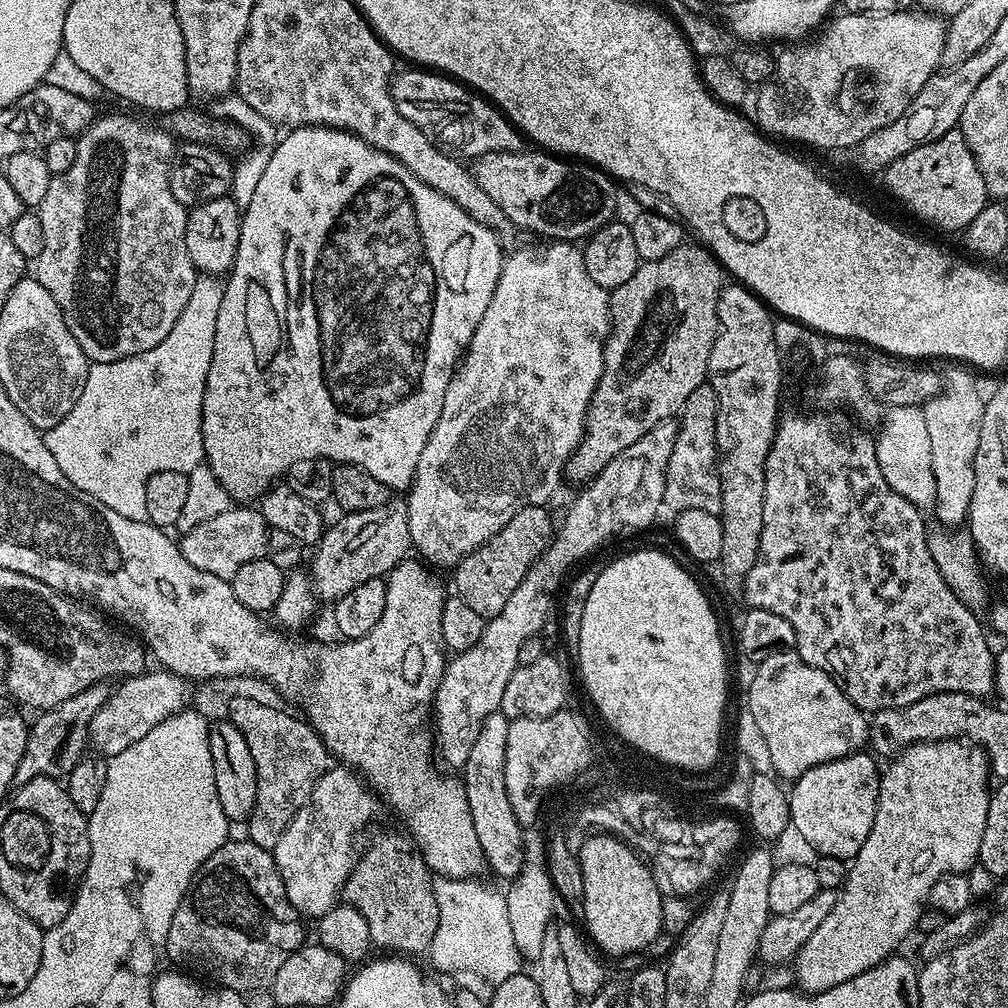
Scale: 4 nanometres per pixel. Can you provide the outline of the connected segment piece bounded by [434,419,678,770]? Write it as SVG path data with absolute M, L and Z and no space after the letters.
M675 419L654 426L654 430L642 434L634 446L626 446L618 458L611 460L590 481L585 487L588 489L569 506L564 521L561 524L559 521L550 545L526 574L522 586L518 586L518 590L510 594L510 602L502 606L502 614L485 623L482 638L478 638L470 650L453 655L447 661L434 701L434 748L450 767L456 768L452 770L463 769L466 758L470 758L474 738L478 738L478 730L482 730L482 722L490 714L499 712L502 690L506 690L510 674L520 667L518 646L541 631L552 608L552 595L561 591L566 577L577 567L575 564L619 532L650 527L652 519L662 512L666 466L674 450L677 427Z

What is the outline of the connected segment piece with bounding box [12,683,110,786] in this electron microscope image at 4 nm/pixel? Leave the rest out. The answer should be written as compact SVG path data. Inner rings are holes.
M107 683L95 684L82 694L74 694L74 698L66 698L58 706L41 711L36 721L31 721L26 750L22 754L22 762L18 762L18 770L14 770L13 785L28 784L40 776L49 778L64 778L73 766L85 755L86 745L89 743L88 727L98 714L98 710L107 702L110 688Z

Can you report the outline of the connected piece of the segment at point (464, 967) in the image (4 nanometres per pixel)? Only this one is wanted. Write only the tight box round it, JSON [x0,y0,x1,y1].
[430,878,522,985]

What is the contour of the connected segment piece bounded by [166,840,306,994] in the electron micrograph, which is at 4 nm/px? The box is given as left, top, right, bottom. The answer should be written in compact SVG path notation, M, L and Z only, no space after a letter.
M232 840L226 842L218 850L214 850L210 858L206 858L206 862L188 883L182 902L178 902L178 910L174 910L166 949L166 955L176 963L173 965L177 969L188 974L195 974L216 986L235 988L241 994L247 993L247 988L267 989L270 984L268 964L272 964L273 969L280 968L282 962L286 962L286 958L290 958L292 952L298 951L306 943L304 928L300 925L302 917L289 900L285 904L276 904L276 896L270 896L266 892L264 894L256 892L254 886L250 886L250 882L244 880L242 874L234 872L230 866L224 864L226 856L244 856L244 854L262 856L262 851L254 850L254 844L251 841L234 842Z

